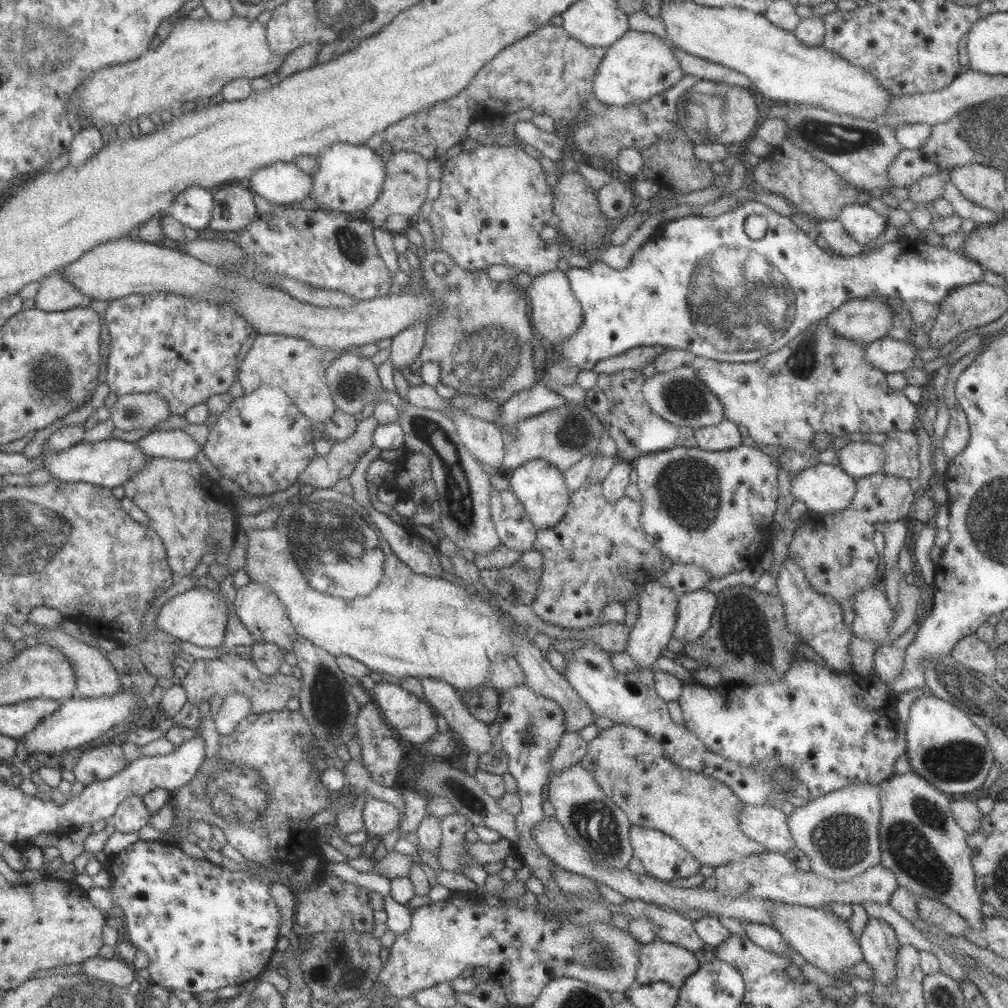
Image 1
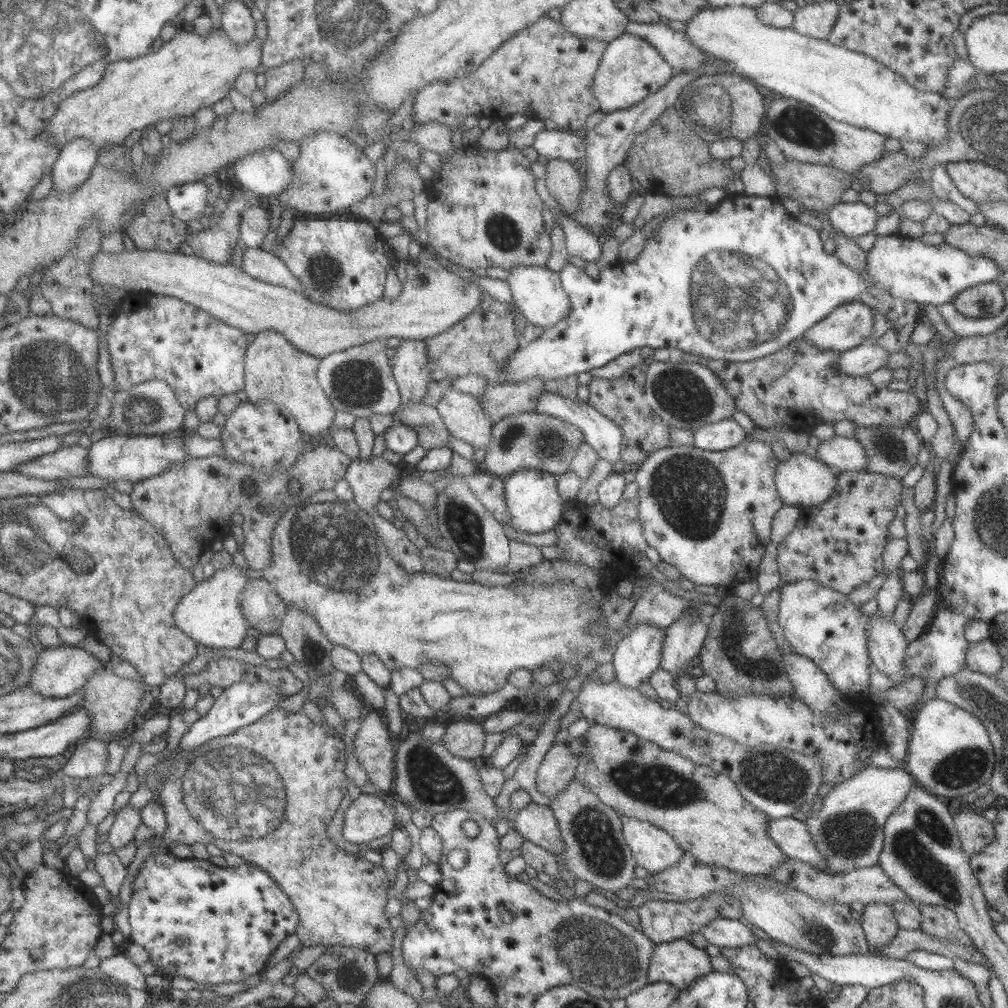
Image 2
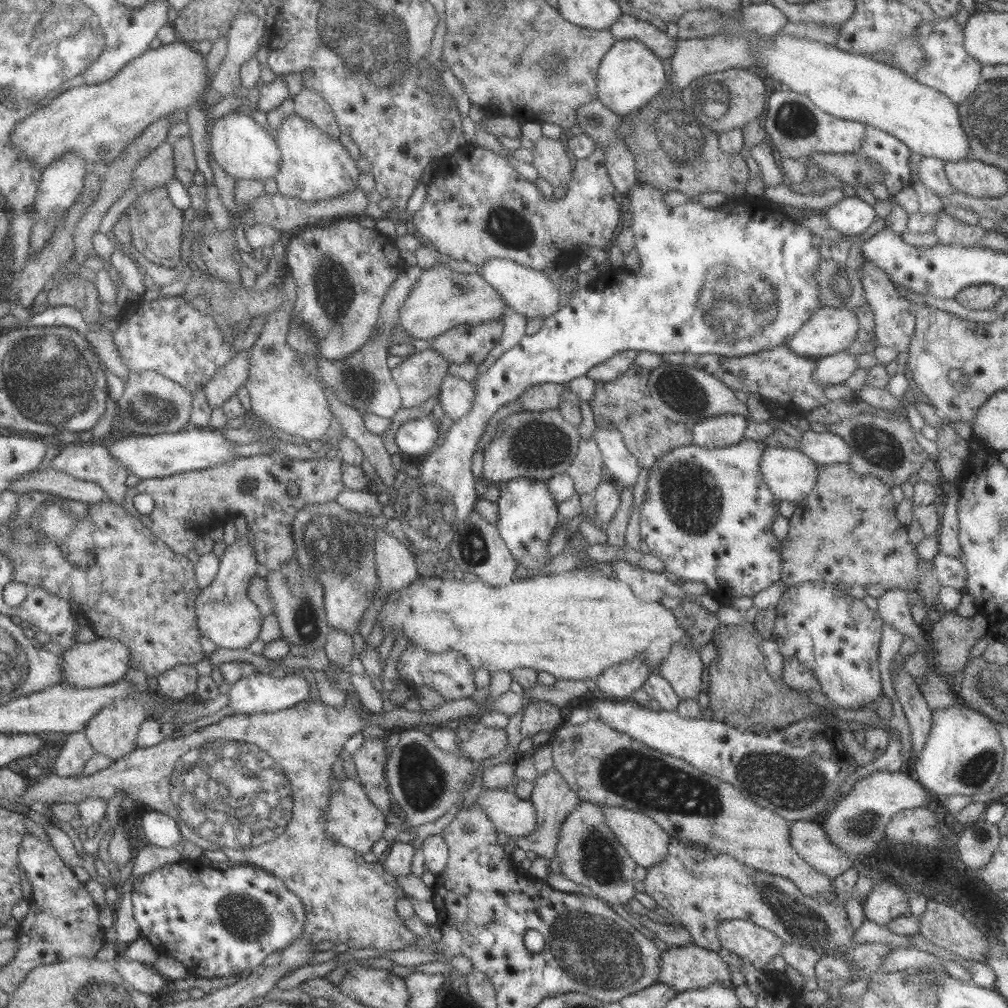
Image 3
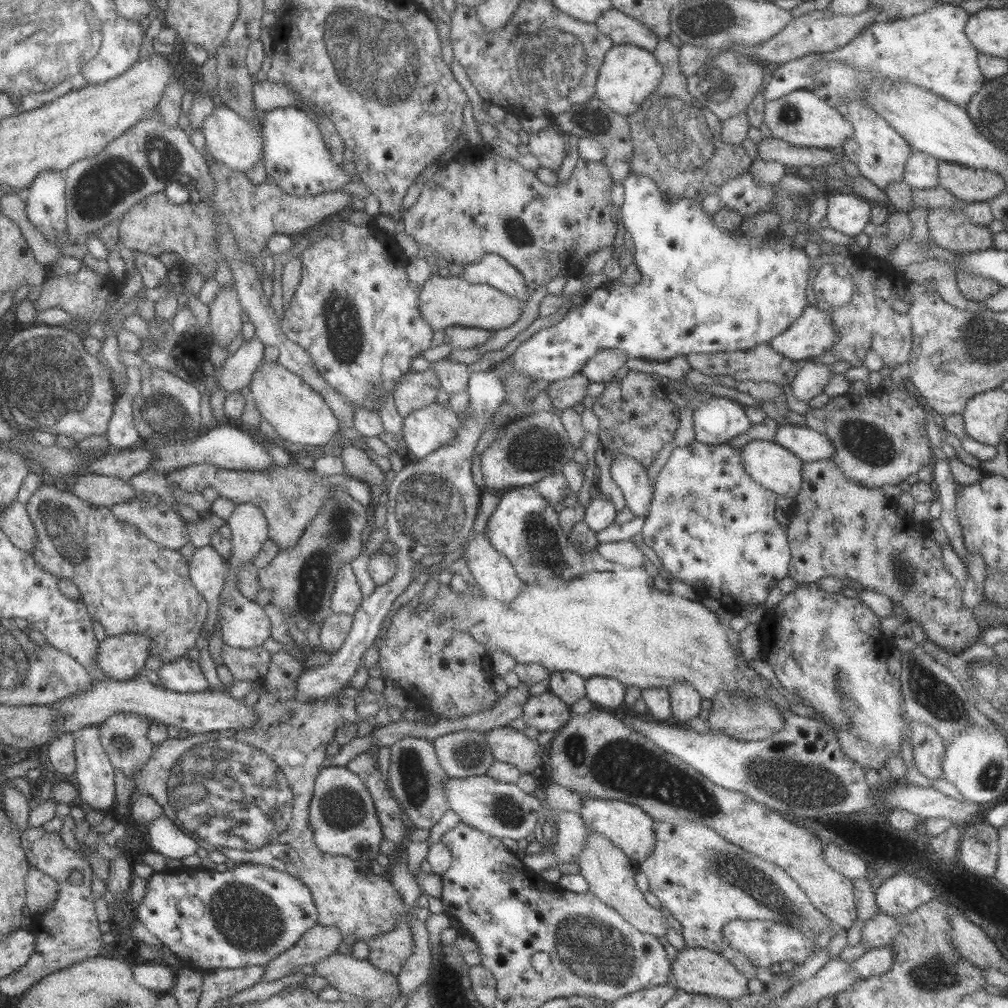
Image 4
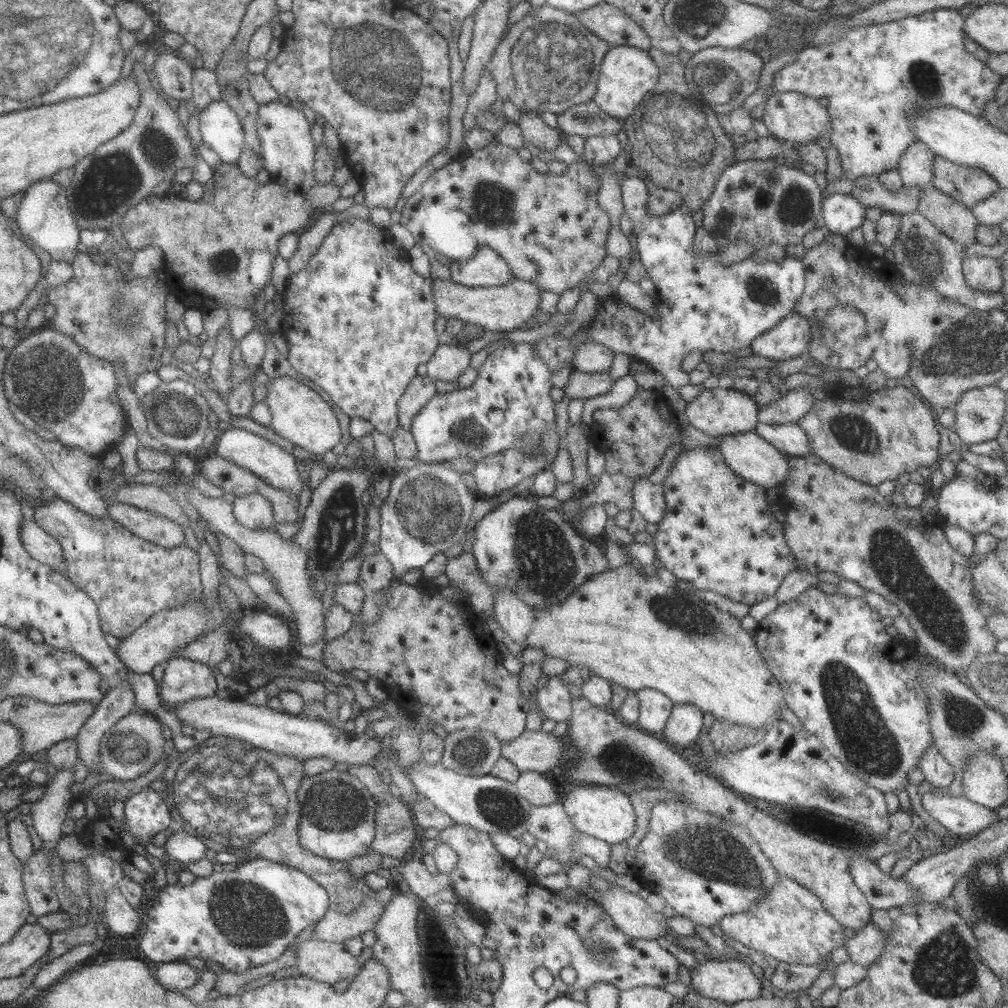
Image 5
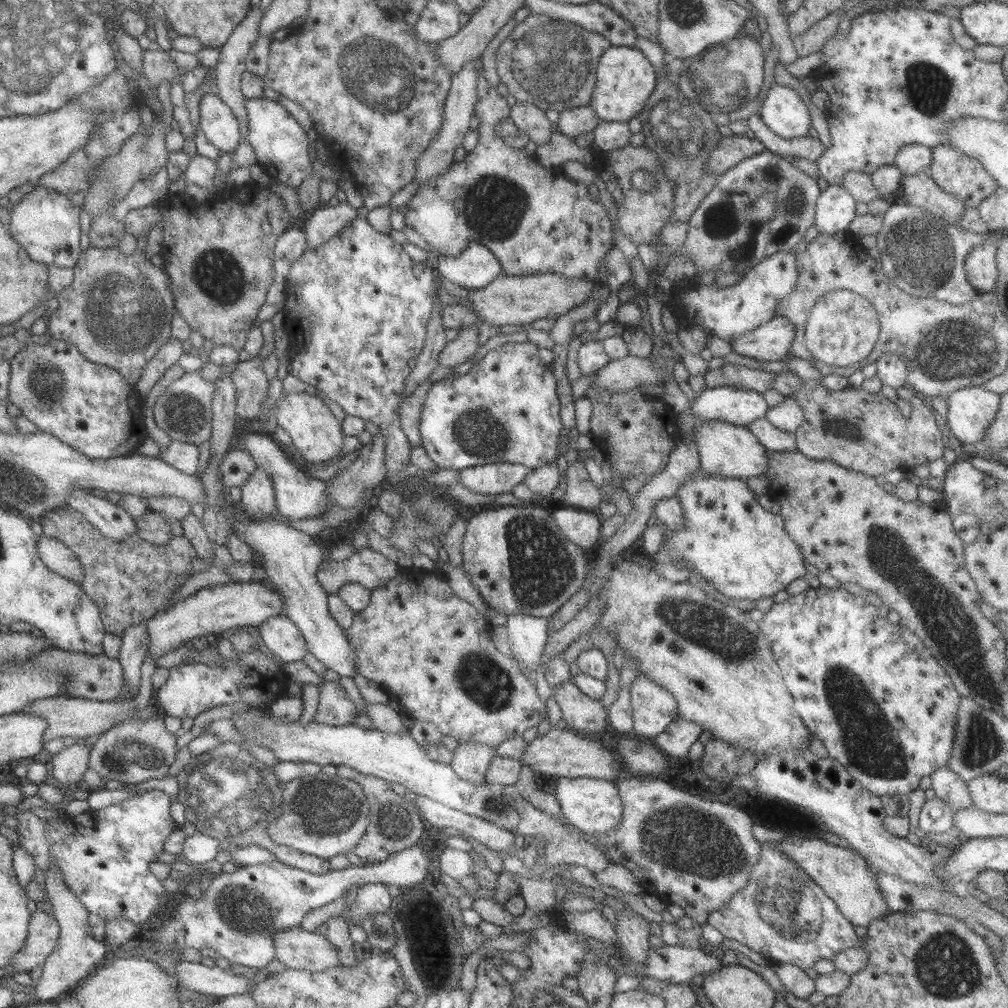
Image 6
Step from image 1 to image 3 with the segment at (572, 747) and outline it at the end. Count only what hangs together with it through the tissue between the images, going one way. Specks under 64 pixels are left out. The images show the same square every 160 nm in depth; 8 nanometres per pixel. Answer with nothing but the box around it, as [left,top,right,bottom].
[513,766,580,863]

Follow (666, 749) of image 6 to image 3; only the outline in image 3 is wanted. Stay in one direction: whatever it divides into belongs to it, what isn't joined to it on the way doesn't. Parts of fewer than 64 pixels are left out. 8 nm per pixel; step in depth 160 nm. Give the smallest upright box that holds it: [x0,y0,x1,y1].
[658,644,706,698]

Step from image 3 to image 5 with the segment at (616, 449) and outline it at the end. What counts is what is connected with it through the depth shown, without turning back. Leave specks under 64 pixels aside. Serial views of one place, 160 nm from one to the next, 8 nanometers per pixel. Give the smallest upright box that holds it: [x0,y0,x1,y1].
[630,475,665,524]

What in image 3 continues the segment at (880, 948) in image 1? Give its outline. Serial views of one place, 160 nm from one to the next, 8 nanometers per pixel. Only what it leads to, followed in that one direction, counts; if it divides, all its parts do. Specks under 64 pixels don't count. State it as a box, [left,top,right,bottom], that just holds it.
[862,882,909,926]

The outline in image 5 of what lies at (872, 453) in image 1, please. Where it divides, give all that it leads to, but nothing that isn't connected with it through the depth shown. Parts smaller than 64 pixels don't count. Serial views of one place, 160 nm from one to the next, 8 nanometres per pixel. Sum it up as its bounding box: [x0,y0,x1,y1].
[754,422,810,456]

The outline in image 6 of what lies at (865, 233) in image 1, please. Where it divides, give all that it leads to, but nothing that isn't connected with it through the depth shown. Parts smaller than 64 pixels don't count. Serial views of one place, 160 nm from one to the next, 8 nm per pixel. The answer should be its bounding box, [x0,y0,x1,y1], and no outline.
[814,185,855,235]

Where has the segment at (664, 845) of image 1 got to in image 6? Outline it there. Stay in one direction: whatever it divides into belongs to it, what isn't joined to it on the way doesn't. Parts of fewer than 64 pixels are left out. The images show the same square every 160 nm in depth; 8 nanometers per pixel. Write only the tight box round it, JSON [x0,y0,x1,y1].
[554,777,622,834]

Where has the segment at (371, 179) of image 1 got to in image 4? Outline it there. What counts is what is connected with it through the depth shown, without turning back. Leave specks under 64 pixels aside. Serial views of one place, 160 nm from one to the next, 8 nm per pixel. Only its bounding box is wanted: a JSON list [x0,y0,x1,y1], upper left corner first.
[261,106,351,196]

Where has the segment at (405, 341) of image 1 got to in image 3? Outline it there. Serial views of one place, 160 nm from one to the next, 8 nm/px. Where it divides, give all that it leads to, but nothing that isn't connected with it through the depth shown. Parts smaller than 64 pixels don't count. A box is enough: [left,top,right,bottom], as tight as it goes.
[390,348,449,408]

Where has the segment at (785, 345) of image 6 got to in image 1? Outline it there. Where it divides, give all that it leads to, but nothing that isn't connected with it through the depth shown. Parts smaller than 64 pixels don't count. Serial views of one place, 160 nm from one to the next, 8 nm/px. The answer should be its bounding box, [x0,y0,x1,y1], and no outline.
[827,297,893,344]

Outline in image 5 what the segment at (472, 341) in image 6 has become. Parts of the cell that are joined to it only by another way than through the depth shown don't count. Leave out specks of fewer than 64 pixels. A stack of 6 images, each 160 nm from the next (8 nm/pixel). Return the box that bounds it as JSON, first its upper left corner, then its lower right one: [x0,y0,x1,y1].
[426,343,469,381]

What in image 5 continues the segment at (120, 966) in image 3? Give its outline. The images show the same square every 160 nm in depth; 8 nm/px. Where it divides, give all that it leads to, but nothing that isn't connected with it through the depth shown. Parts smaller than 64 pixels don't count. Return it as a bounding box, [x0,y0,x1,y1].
[150,961,199,992]

